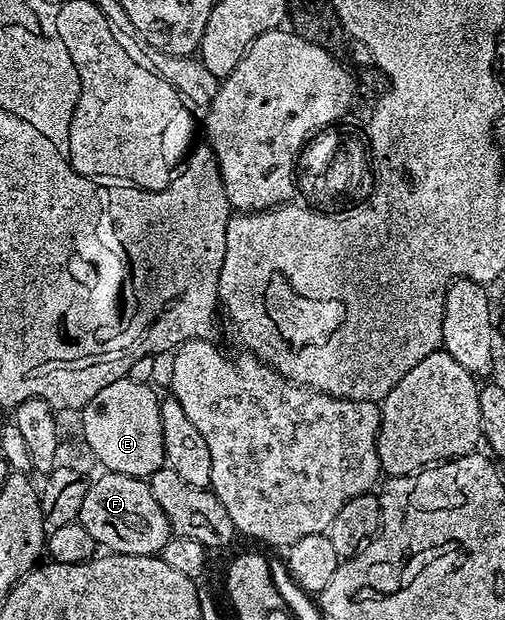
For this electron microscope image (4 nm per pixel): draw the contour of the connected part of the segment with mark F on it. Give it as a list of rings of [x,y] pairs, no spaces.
[[[109,471],[99,472],[99,477],[91,480],[84,495],[83,506],[80,507],[77,520],[92,535],[95,546],[112,553],[123,553],[124,555],[148,555],[149,557],[161,554],[162,548],[171,539],[170,524],[160,511],[160,503],[152,495],[149,484],[141,477],[129,477]]]

